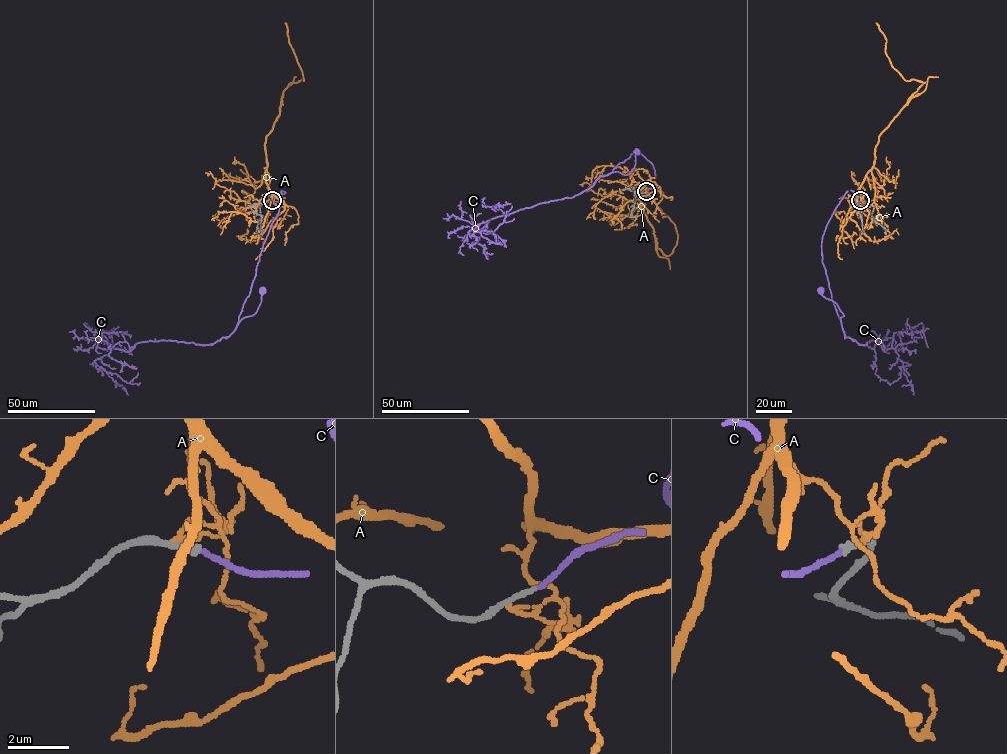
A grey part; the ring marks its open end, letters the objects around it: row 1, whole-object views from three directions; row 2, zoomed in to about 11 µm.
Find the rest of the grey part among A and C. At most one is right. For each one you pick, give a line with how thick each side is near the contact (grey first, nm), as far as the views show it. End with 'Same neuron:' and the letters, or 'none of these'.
C: Thickness 190 nm (grey) against 150 nm
Same neuron: C

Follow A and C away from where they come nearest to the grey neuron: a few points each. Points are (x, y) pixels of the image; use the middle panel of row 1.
A: (644, 192), (645, 187), (640, 193), (639, 209), (653, 229), (657, 247), (669, 255), (677, 232), (659, 207)
C: (646, 191), (659, 187), (653, 165), (641, 153), (632, 153), (612, 170), (627, 175), (637, 151)

